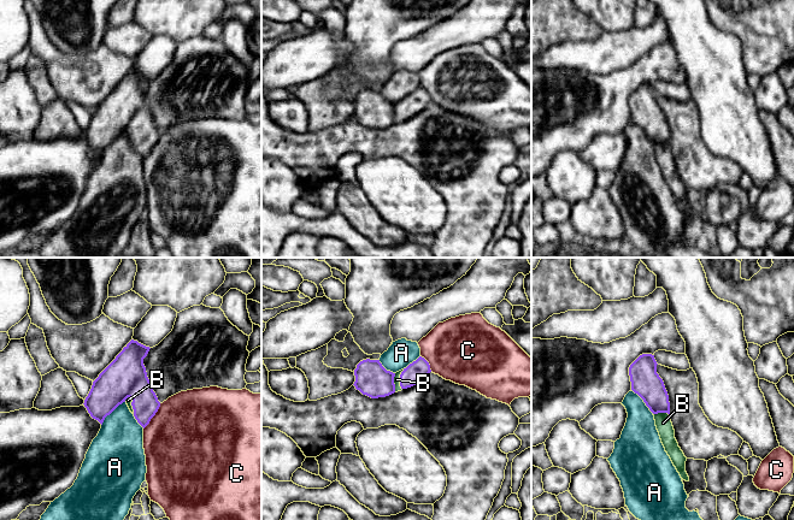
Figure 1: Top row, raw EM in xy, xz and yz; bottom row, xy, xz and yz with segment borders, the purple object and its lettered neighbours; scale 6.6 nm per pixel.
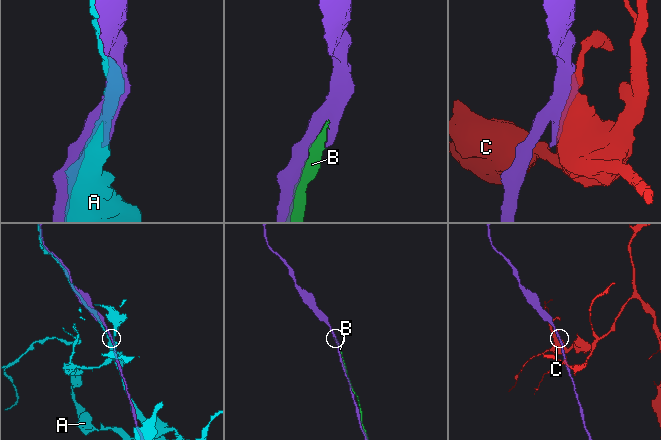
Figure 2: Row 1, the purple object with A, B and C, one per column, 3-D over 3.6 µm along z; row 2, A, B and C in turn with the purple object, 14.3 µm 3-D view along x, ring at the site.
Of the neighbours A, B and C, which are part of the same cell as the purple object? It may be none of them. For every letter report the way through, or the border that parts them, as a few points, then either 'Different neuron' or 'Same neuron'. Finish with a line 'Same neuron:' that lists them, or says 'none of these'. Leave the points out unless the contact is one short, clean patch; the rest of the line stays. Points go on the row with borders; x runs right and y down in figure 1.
A: Different neuron
B: Same neuron
C: Different neuron
Same neuron: B

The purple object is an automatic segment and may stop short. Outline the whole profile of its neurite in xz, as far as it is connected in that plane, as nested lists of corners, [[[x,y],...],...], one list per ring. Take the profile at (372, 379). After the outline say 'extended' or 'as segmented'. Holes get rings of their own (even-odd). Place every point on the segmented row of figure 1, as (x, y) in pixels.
[[[419,356],[406,368],[393,373],[380,360],[363,360],[354,370],[354,386],[371,398],[386,397],[422,382],[431,372],[429,362]]]; extended

